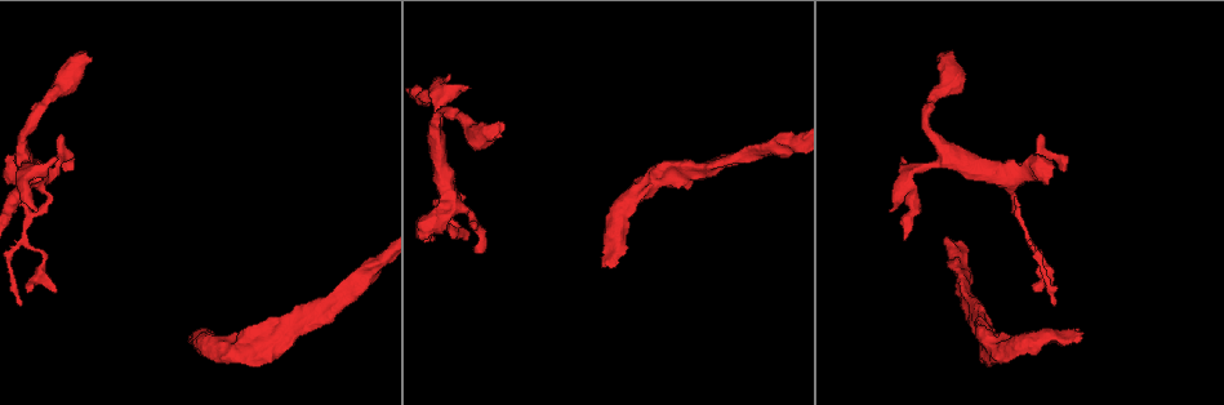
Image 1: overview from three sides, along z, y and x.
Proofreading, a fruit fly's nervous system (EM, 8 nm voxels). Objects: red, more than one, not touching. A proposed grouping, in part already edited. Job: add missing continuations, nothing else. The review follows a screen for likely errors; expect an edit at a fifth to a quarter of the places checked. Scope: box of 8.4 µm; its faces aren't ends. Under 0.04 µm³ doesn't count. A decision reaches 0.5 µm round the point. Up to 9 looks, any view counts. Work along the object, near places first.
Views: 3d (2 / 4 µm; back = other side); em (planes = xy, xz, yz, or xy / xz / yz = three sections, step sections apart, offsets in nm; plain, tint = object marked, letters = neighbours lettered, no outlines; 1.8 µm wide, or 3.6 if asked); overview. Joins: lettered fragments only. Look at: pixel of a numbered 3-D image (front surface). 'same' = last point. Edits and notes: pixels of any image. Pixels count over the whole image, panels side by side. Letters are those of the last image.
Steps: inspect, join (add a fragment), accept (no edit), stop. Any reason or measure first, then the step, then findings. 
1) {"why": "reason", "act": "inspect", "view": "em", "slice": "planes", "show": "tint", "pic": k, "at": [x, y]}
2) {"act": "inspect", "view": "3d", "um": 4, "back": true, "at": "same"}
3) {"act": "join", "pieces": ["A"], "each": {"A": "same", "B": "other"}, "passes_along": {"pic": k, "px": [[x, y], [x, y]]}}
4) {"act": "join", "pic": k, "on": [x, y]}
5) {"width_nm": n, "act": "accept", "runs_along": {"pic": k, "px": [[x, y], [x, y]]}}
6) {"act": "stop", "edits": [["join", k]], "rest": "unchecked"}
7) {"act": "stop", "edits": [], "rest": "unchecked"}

{"why": "an open end", "act": "inspect", "view": "3d", "um": 4, "pic": 1, "at": [55, 289]}

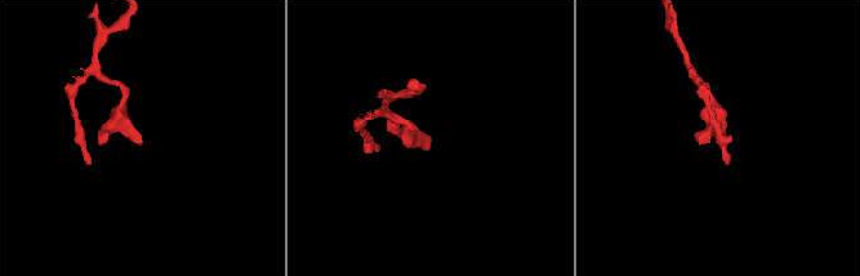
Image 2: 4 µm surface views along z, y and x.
{"why": "now the EM", "act": "inspect", "view": "em", "slice": "planes", "show": "tint", "pic": 2, "at": [140, 143]}

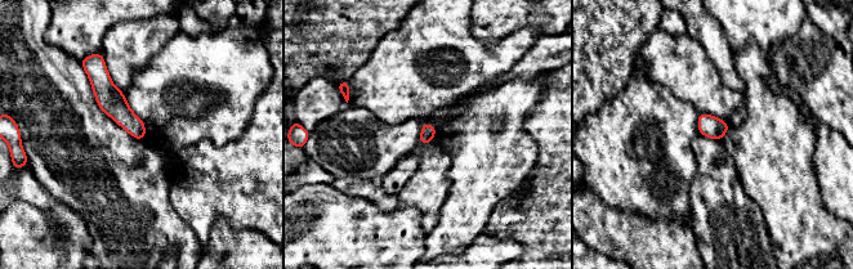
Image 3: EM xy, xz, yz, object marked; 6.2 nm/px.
{"why": "what lies round it", "act": "inspect", "view": "em", "slice": "planes", "show": "letters", "at": "same"}

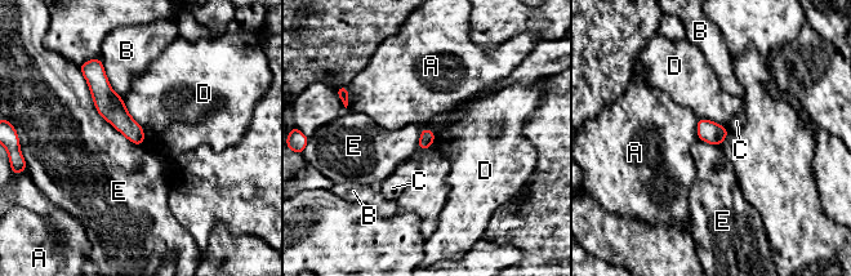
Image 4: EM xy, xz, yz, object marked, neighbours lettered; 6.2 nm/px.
{"act": "accept", "each": {"A": "other", "B": "other", "C": "other", "D": "other", "E": "other"}, "border": {"pic": 4, "px": [[80, 72], [96, 110], [143, 145]]}, "found": "no lettered fragment goes on from it"}

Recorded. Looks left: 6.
{"why": "three arms meet", "act": "inspect", "view": "em", "um": 3.6, "slice": "planes", "show": "letters", "pic": 1, "at": [1007, 179]}

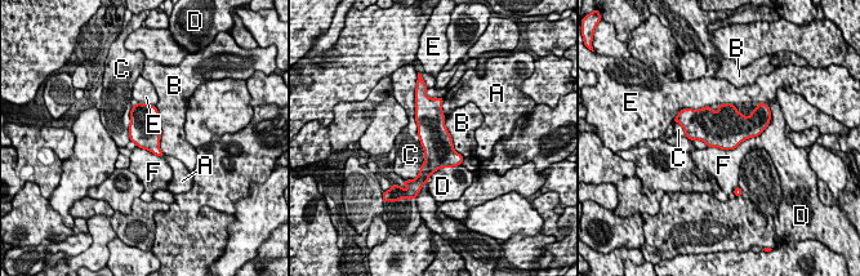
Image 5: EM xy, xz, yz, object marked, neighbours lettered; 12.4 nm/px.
{"act": "accept", "each": {"A": "other", "B": "other", "C": "other", "D": "other", "E": "other", "F": "other"}, "found": "none of them fits"}

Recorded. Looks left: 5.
{"why": "abrupt turn", "act": "inspect", "view": "em", "slice": "yz", "step": 16, "show": "tint", "pic": 1, "at": [440, 95]}

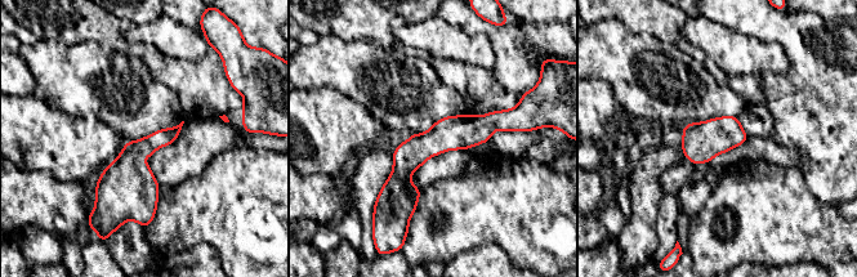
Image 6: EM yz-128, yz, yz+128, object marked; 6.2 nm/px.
{"why": "another direction", "act": "inspect", "view": "em", "slice": "planes", "show": "letters", "at": "same"}

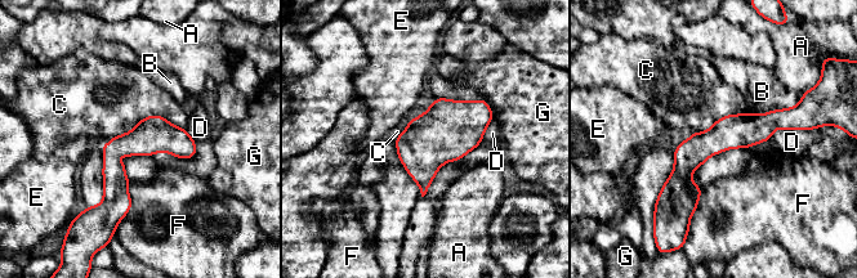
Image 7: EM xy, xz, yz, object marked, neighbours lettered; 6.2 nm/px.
{"act": "accept", "each": {"A": "other", "B": "other", "C": "other", "D": "other", "E": "other", "F": "other", "G": "other"}, "border": {"pic": 7, "px": [[139, 120], [160, 115], [184, 129]]}, "found": "no lettered fragment goes on from it"}

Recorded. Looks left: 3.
{"why": "free end", "act": "inspect", "view": "em", "slice": "yz", "step": 16, "show": "letters", "pic": 1, "at": [943, 57]}

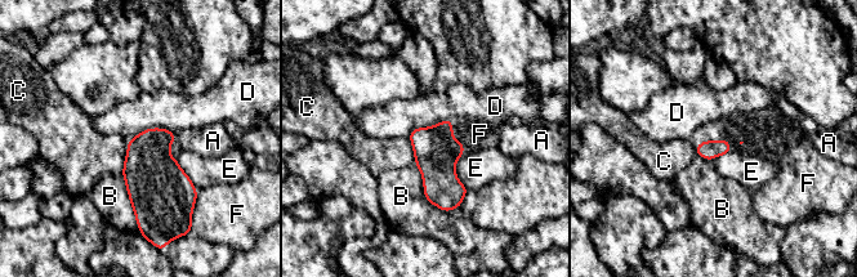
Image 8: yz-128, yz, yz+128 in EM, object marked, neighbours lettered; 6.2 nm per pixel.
{"why": "another direction", "act": "inspect", "view": "em", "slice": "planes", "show": "letters", "at": "same"}

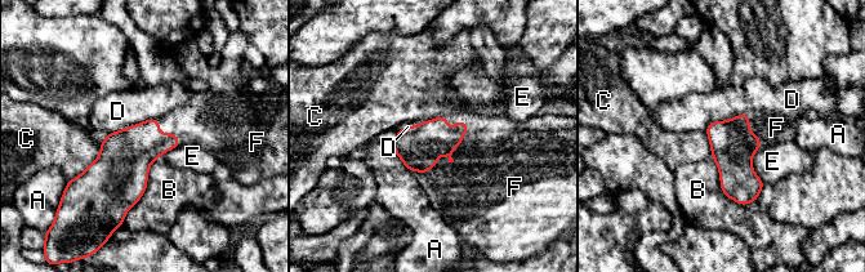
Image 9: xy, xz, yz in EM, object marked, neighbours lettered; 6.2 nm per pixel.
{"longest_contact_nm": ["B", 480], "act": "join", "pieces": ["F"], "each": {"A": "other", "B": "other", "C": "other", "D": "other", "E": "other", "F": "same"}, "found": "the neuron continues"}

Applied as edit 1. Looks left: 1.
{"act": "stop", "edits": [["join", 9]], "rest": "unchecked"}

